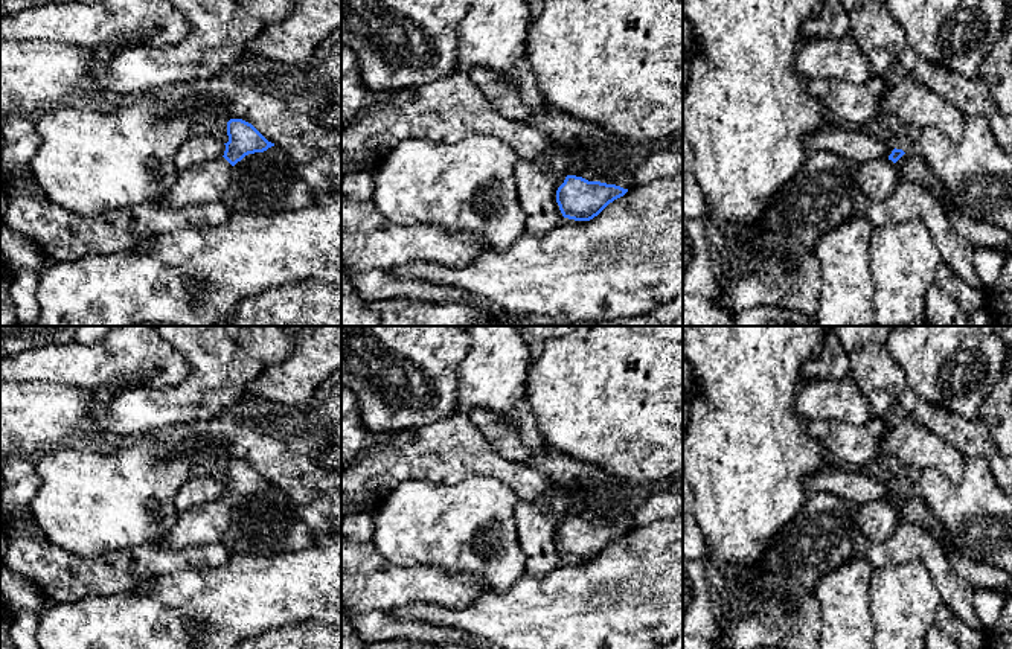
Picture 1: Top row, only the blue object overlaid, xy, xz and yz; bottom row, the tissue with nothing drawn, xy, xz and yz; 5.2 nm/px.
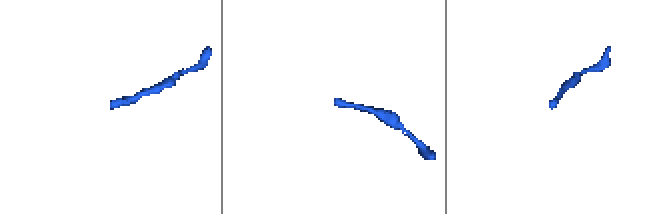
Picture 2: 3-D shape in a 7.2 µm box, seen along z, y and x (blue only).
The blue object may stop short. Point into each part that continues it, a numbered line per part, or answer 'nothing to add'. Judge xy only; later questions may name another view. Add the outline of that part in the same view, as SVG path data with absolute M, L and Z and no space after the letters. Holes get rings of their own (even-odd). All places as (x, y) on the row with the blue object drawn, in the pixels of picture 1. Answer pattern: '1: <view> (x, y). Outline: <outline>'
1: xy (208, 182). Outline: M224 158L207 160L178 171L175 184L149 204L160 207L192 207L221 201L230 187L233 166Z

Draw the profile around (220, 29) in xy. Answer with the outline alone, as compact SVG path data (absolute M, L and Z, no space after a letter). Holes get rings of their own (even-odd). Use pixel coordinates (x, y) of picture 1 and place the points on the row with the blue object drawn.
M168 0L191 23L189 35L172 46L131 46L94 62L98 88L117 105L134 93L154 91L175 82L209 79L238 66L247 44L265 27L285 20L296 0Z

